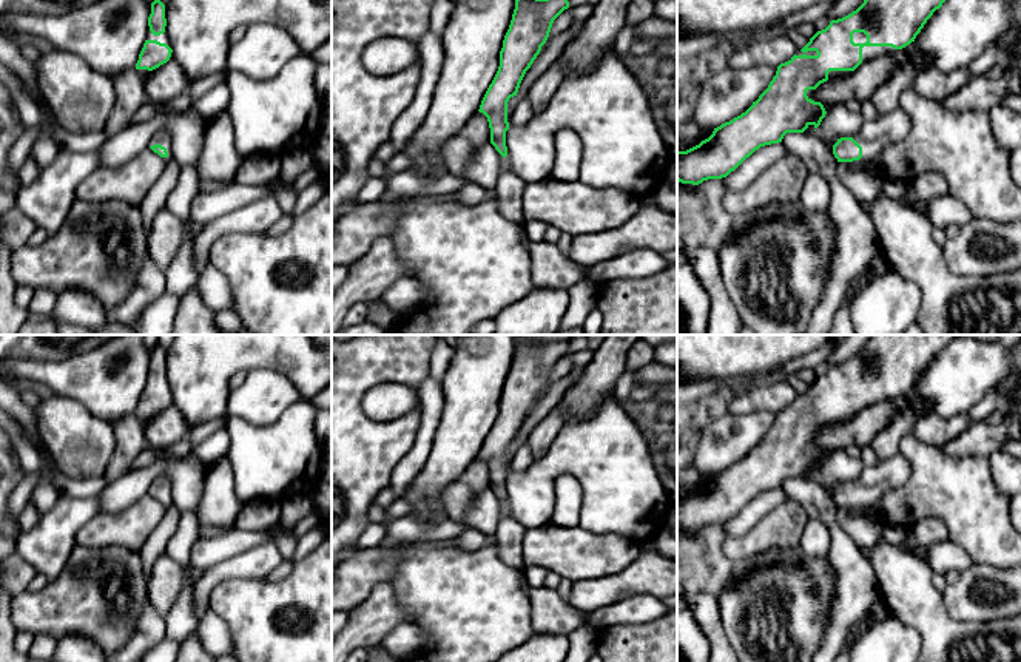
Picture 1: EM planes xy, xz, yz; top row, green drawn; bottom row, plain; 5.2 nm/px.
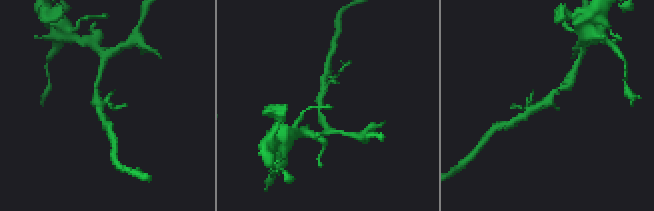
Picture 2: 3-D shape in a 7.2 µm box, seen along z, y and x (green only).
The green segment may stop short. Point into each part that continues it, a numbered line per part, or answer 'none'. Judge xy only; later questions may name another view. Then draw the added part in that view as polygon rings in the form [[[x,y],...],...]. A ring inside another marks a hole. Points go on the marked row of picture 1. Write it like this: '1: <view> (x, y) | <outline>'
1: xy (164, 37) | [[[148,26],[147,39],[145,39],[145,40],[157,40],[157,42],[160,42],[160,43],[167,43],[167,45],[171,48],[171,42],[170,42],[170,37],[168,37],[167,26],[165,26],[165,32],[160,34],[160,35],[154,35],[154,34],[150,31],[150,26]]]
2: xy (162, 138) | [[[163,130],[156,133],[154,137],[150,142],[150,147],[153,147],[156,144],[165,147],[167,151],[168,151],[168,156],[162,157],[162,159],[167,160],[167,162],[171,160],[173,159],[173,148],[171,148],[171,136],[170,136],[170,133],[163,131]]]

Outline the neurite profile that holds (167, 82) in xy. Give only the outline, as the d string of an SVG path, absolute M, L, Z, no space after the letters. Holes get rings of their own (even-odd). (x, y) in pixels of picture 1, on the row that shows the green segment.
M168 60L153 69L143 83L150 100L168 103L188 91L191 82L176 60Z

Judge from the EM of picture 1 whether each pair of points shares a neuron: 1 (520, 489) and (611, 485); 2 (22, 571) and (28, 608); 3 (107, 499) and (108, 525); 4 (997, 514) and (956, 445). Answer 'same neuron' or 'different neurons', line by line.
1: same neuron
2: different neurons
3: different neurons
4: different neurons

